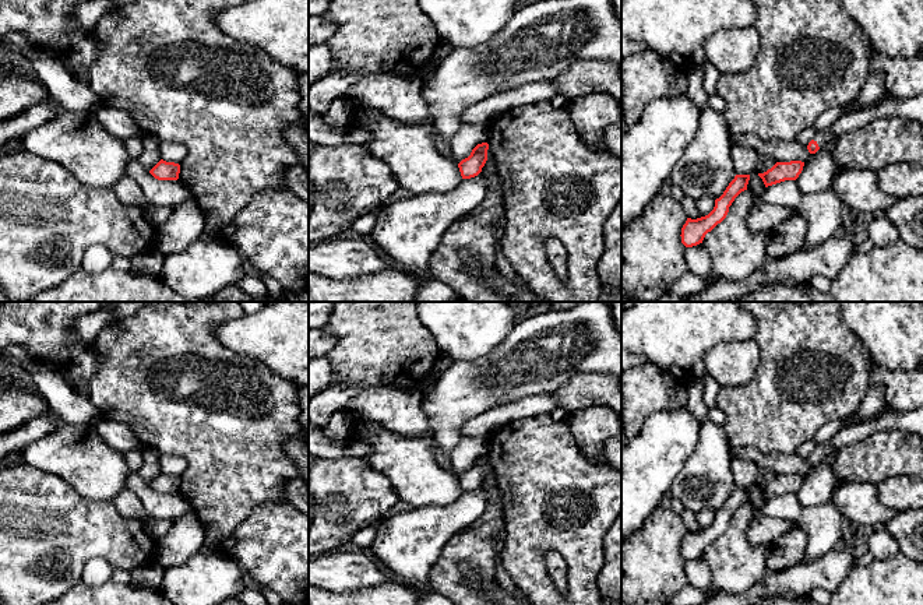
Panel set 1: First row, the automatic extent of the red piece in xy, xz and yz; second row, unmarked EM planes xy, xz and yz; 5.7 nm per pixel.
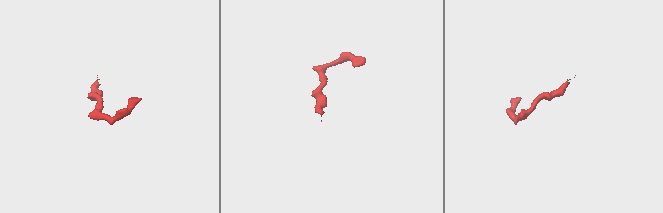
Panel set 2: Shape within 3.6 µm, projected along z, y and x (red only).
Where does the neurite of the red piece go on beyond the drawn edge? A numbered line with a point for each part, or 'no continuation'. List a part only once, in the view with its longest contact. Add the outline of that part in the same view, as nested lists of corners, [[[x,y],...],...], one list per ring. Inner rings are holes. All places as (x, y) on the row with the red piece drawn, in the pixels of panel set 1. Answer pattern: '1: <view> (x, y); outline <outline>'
1: yz (912, 108); outline [[[923,94],[909,99],[898,99],[894,96],[880,99],[878,103],[871,108],[843,115],[829,127],[817,131],[813,140],[821,150],[829,140],[836,138],[849,130],[856,130],[876,119],[891,116],[903,116],[923,123]]]

